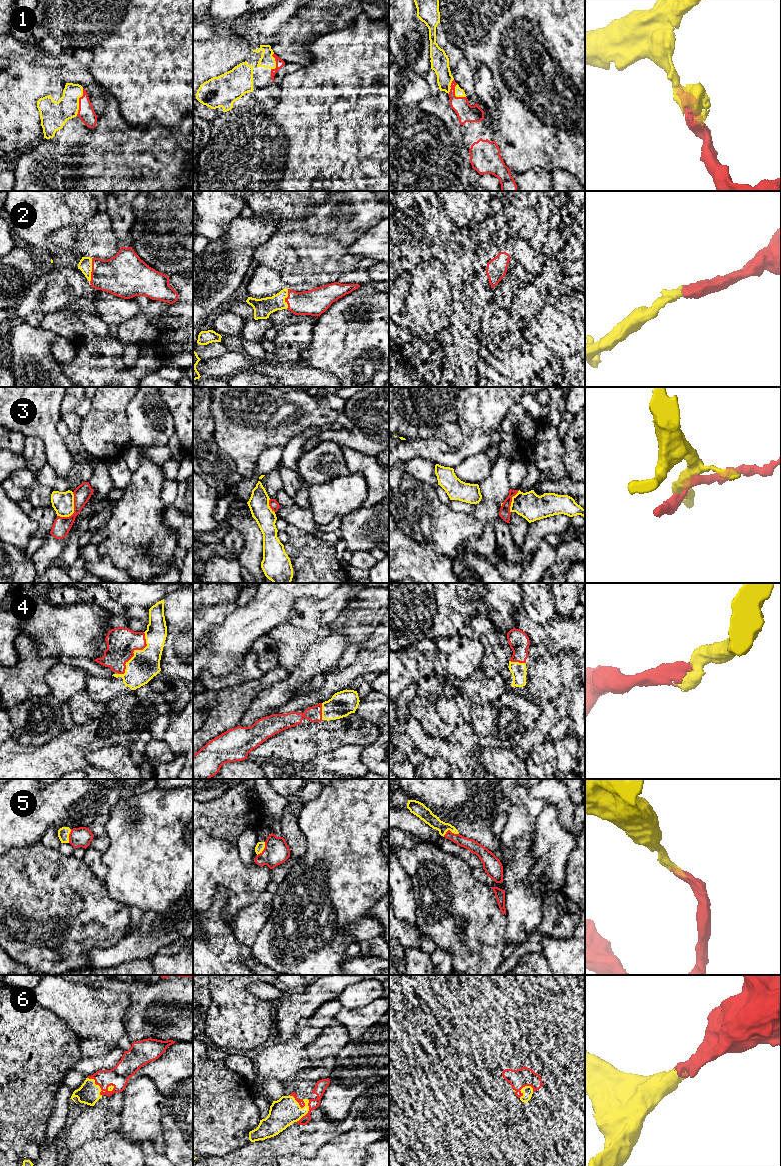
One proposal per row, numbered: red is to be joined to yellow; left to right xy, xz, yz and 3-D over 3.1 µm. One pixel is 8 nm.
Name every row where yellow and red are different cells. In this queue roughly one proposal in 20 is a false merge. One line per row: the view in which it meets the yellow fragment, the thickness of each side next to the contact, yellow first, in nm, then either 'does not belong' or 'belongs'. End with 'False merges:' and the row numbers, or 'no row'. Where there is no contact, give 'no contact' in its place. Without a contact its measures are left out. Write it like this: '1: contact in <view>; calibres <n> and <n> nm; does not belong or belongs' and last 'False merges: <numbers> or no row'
1: contact in xy; calibres 220 and 130 nm; belongs
2: contact in xy; calibres 110 and 320 nm; belongs
3: contact in xy; calibres 180 and 140 nm; does not belong
4: contact in xy; calibres 240 and 240 nm; belongs
5: contact in yz; calibres 110 and 100 nm; belongs
6: contact in xy; calibres 180 and 160 nm; belongs
False merges: 3

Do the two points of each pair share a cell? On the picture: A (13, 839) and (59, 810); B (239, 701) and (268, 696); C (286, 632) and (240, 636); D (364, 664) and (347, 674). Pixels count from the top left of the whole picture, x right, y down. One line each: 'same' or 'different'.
A: same
B: different
C: different
D: same

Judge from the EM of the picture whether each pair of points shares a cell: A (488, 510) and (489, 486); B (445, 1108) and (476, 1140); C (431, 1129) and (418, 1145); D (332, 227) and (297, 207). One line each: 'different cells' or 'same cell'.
A: same cell
B: same cell
C: same cell
D: different cells

